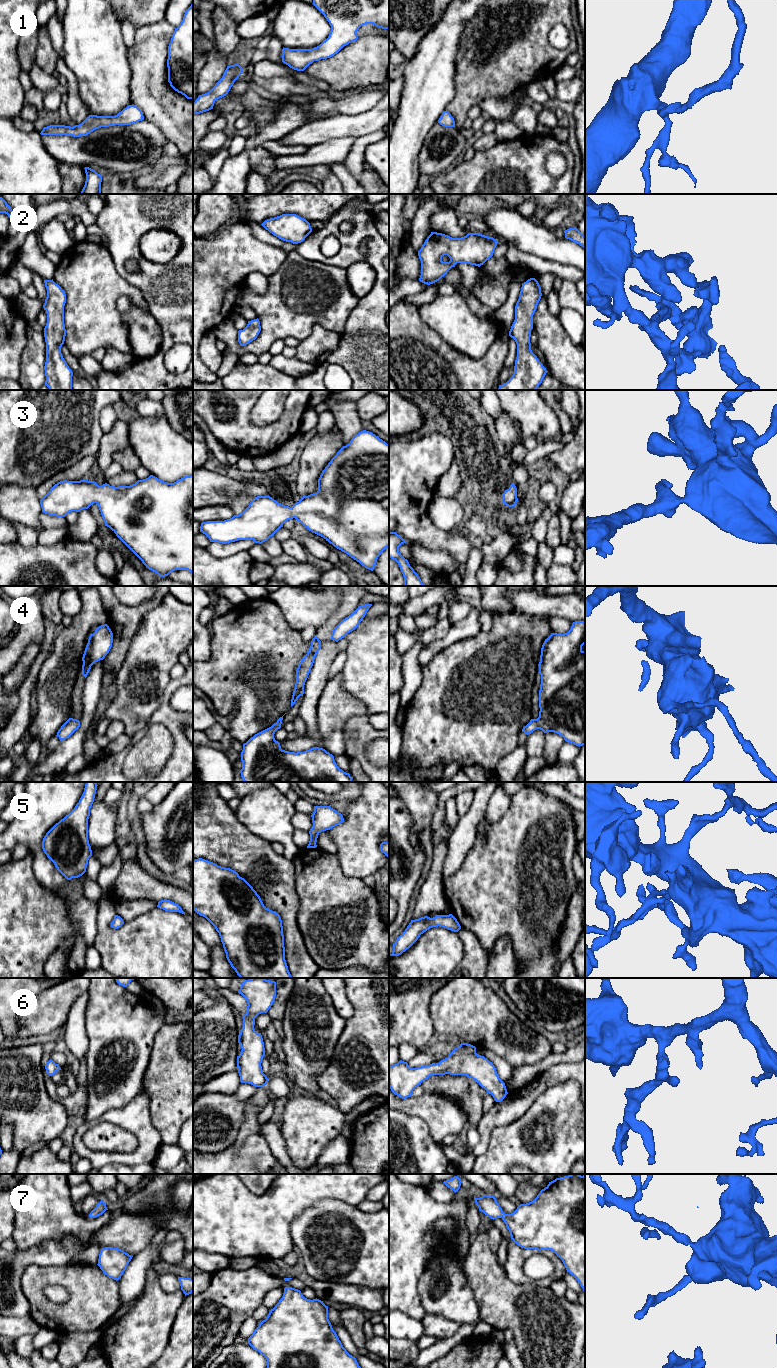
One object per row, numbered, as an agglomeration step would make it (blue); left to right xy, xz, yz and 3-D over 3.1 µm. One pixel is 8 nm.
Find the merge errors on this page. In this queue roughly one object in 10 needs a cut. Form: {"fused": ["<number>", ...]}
{"fused": []}

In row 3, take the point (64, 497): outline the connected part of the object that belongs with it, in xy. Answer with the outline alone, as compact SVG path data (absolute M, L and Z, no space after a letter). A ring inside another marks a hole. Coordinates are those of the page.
M150 475L130 486L99 486L94 481L60 481L40 500L42 512L65 517L72 511L80 512L96 503L105 526L160 577L175 570L193 573L193 475L174 483L164 482Z

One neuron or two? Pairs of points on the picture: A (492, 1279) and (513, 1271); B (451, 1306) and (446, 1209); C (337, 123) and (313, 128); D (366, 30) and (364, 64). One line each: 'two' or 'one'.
A: two
B: two
C: one
D: two

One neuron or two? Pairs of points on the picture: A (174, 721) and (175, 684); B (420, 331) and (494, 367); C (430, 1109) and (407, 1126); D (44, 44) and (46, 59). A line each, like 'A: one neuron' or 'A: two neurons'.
A: one neuron
B: one neuron
C: two neurons
D: one neuron

